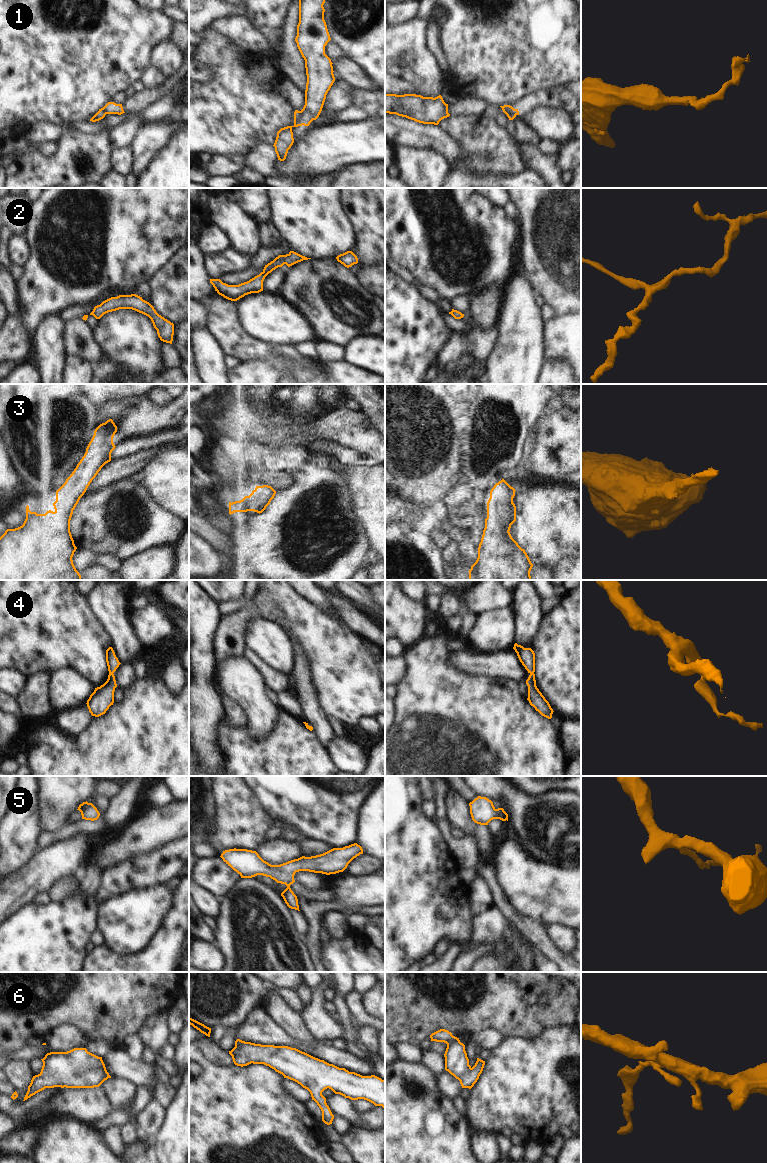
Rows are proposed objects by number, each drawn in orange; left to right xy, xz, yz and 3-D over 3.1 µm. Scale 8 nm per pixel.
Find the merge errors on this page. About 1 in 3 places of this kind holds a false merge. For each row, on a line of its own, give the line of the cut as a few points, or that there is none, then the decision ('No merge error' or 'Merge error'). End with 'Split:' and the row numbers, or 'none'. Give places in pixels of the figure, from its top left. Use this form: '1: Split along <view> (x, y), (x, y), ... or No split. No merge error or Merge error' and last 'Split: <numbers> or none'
1: Split along xz (300, 111), (303, 124). Merge error
2: No split. No merge error
3: No split. No merge error
4: No split. No merge error
5: No split. No merge error
6: No split. No merge error
Split: 1.

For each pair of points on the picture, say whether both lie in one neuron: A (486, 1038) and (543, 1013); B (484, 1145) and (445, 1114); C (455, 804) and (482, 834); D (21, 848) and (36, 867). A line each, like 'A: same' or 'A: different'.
A: different
B: different
C: same
D: different

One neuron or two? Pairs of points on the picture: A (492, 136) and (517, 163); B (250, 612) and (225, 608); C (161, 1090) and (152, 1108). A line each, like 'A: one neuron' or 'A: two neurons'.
A: one neuron
B: two neurons
C: two neurons

